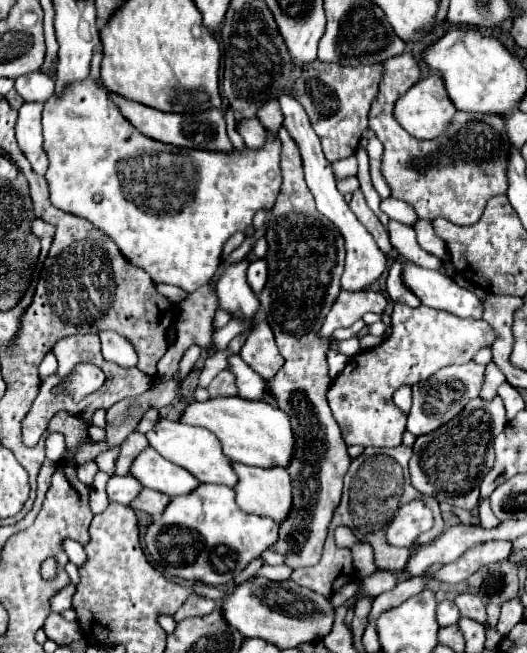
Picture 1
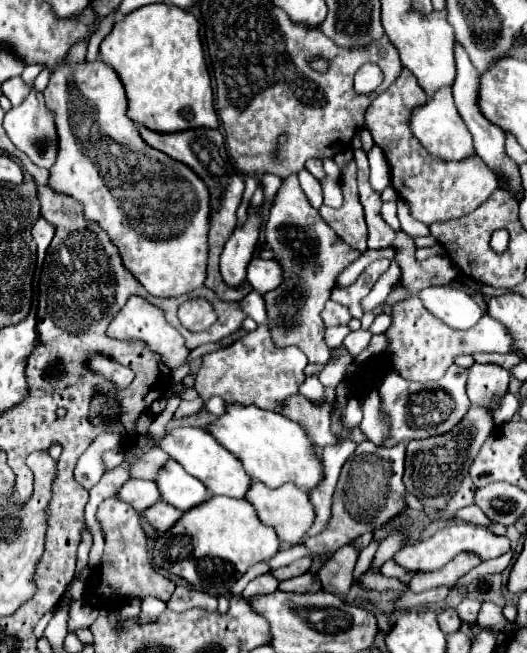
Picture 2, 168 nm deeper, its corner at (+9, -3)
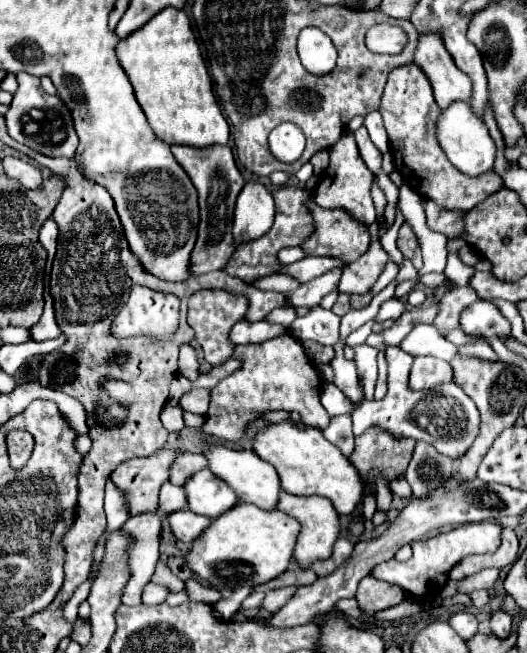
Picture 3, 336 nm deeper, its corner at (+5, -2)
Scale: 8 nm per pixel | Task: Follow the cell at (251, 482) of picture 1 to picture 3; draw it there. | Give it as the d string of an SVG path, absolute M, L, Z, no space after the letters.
M281 493L279 499L279 507L281 511L285 511L287 515L295 517L301 523L301 533L295 545L295 561L301 569L309 569L311 563L315 561L323 561L329 559L329 555L333 553L333 543L339 539L341 535L341 525L339 525L339 515L333 507L333 503L329 503L329 499L325 497L297 497L297 495L289 495L289 493Z

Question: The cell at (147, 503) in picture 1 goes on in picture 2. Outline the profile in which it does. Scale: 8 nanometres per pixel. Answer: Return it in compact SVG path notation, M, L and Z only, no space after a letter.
M161 502L161 504L153 504L153 508L145 510L141 516L143 516L151 526L155 526L157 532L167 532L167 530L181 518L181 514L183 514L181 510L177 510L177 508L169 506L169 504L165 504L165 502Z

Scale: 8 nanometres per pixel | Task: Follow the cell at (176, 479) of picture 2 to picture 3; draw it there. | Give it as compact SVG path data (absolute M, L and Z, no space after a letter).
M203 469L197 475L193 475L185 485L185 491L187 491L187 507L193 513L211 519L221 517L239 503L237 493L223 479L211 475L209 469Z

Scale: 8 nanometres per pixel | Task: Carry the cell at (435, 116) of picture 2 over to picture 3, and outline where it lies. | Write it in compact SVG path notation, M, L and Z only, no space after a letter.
M453 103L449 109L445 109L441 113L439 123L437 123L437 139L439 139L439 145L443 147L445 155L449 157L449 161L461 173L465 173L469 177L477 177L485 171L493 171L495 153L497 153L495 141L491 139L487 125L481 119L477 119L477 115L473 115L473 111L467 103Z

